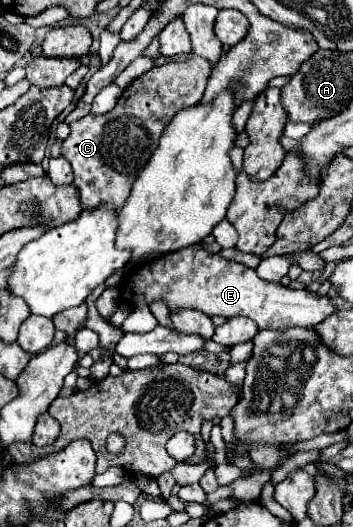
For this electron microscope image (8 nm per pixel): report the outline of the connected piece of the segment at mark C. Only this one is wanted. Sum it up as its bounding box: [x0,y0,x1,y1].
[62,56,212,210]

